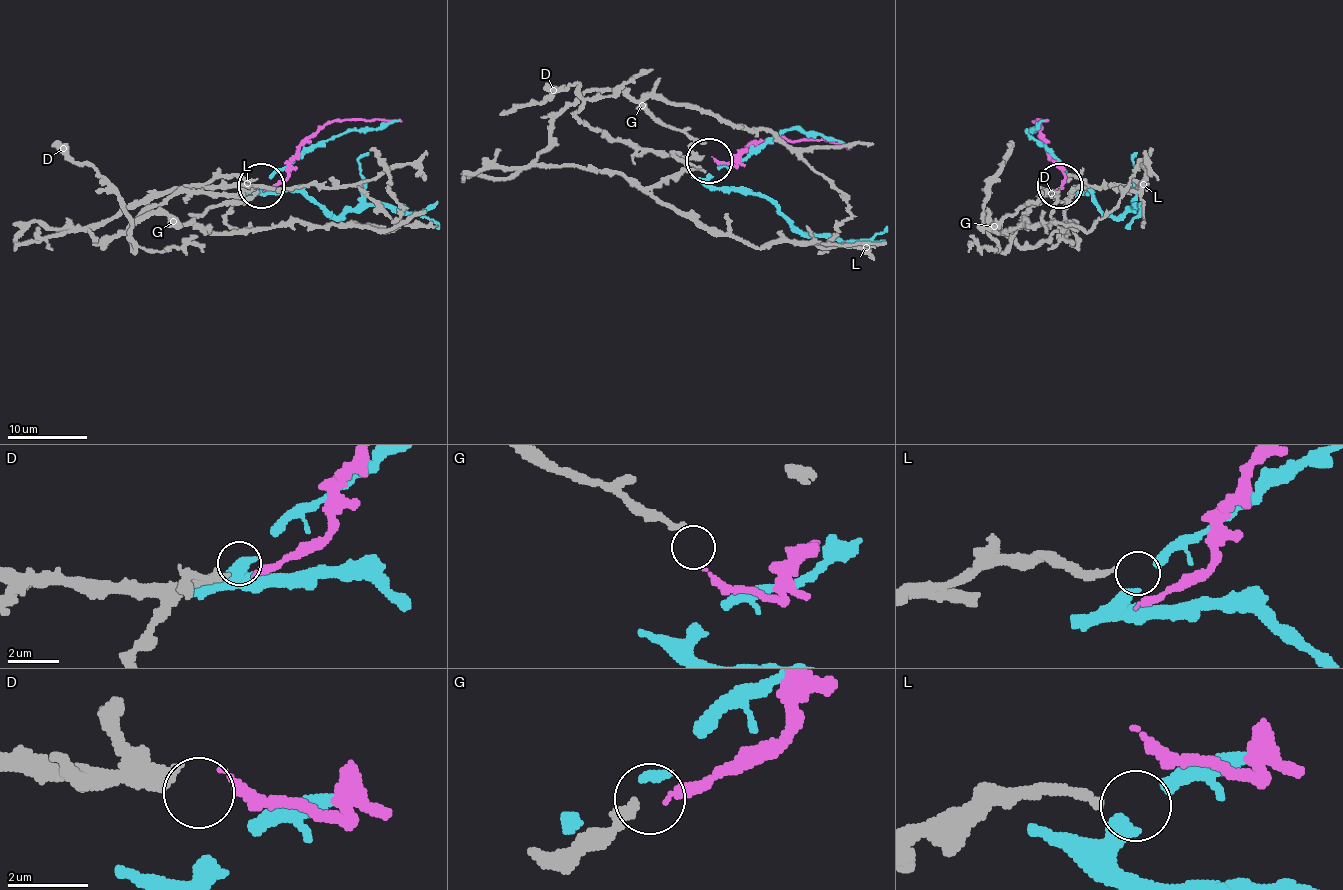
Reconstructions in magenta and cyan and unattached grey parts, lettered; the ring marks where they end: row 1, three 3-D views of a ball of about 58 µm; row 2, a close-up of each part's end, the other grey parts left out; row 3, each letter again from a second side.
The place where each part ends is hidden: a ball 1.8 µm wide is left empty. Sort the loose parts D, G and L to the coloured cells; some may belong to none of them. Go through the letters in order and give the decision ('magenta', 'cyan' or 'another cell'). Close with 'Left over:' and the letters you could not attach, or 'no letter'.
D: another cell
G: magenta
L: another cell
Left over: D, L

